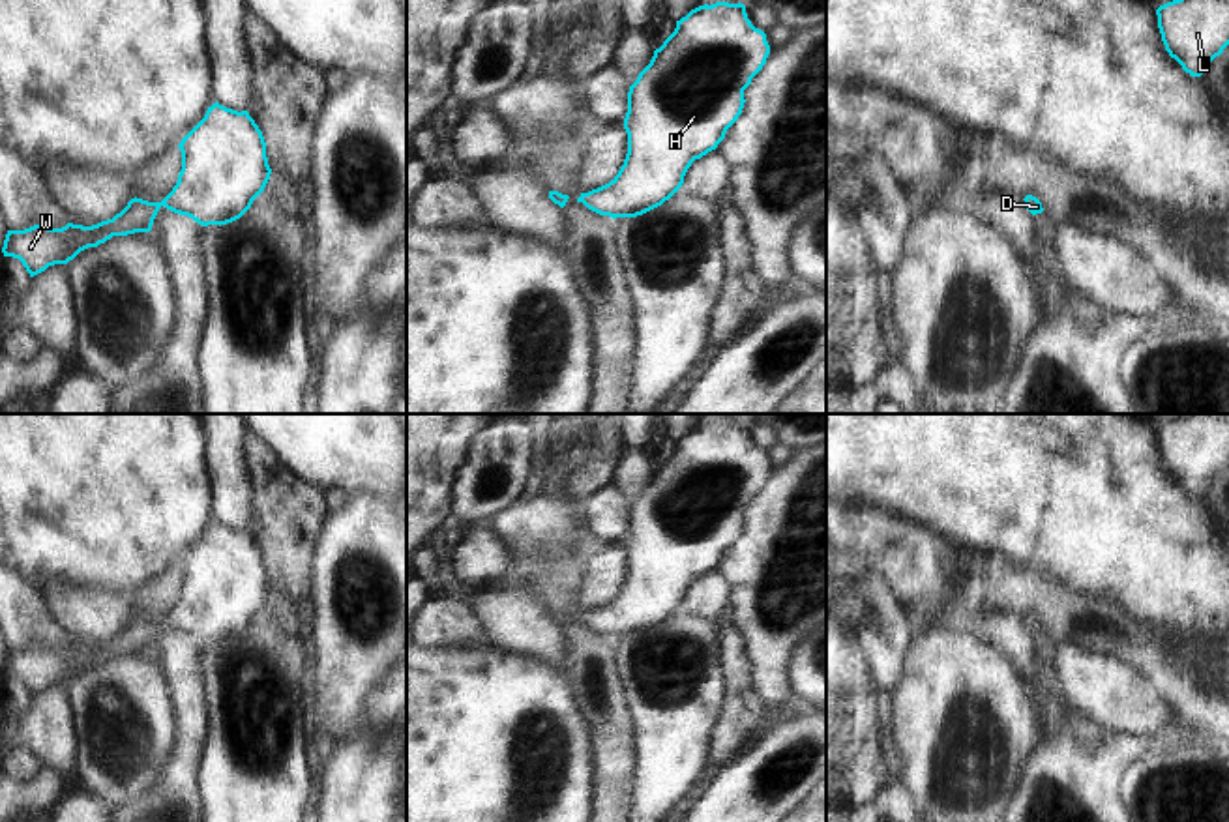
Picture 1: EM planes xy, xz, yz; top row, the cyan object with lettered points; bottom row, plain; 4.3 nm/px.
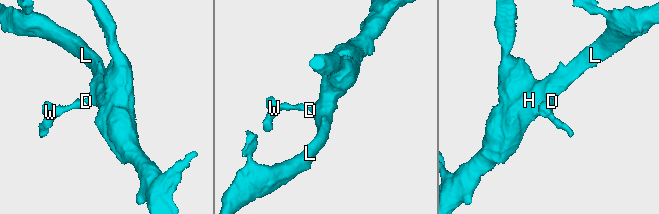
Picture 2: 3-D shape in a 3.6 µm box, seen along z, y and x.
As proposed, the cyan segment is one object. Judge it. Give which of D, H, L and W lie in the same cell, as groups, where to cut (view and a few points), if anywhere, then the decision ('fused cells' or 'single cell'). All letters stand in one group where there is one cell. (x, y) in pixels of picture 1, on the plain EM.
D H L W; no cut; single cell

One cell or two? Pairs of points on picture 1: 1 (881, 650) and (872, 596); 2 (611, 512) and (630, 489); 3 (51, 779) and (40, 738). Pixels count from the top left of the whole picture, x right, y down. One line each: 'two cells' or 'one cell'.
1: one cell
2: two cells
3: two cells

